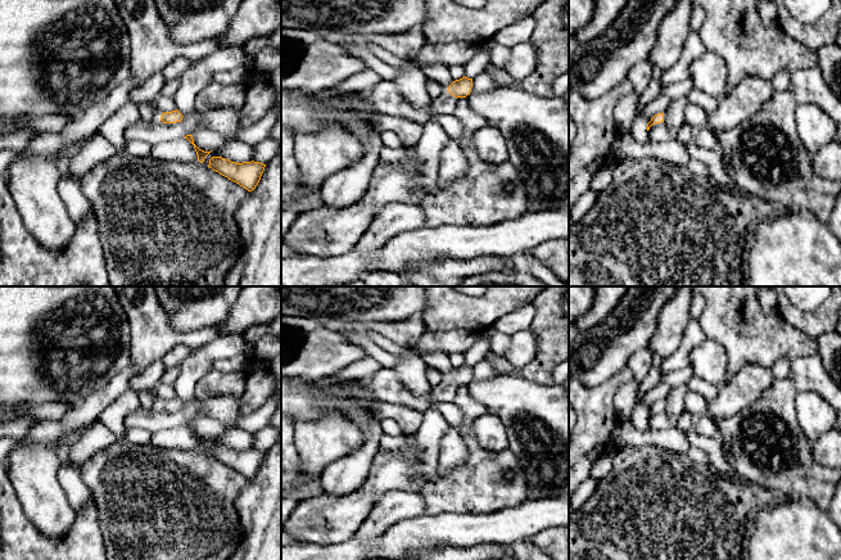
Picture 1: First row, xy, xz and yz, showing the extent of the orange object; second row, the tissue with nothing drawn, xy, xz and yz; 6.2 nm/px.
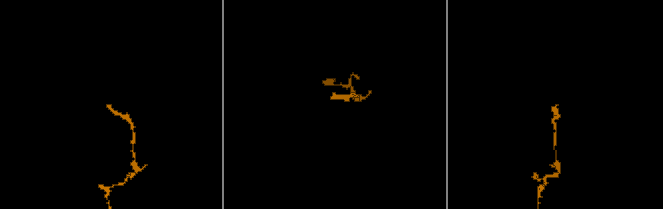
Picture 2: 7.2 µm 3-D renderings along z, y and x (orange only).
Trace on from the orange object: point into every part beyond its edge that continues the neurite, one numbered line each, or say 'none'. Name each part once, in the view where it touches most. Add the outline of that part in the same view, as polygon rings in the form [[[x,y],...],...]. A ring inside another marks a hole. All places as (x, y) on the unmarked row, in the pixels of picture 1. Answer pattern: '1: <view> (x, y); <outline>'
1: xz (384, 384); [[[381,367],[372,374],[366,387],[376,396],[381,403],[394,403],[425,412],[434,402],[453,402],[456,397],[456,385],[448,379],[431,387],[428,396],[416,396],[402,385],[393,369]]]

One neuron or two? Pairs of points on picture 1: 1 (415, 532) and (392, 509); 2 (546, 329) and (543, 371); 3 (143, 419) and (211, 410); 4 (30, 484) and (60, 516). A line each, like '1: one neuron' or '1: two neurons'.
1: two neurons
2: one neuron
3: one neuron
4: one neuron

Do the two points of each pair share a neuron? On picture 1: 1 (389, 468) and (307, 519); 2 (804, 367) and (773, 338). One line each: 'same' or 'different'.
1: same
2: different

